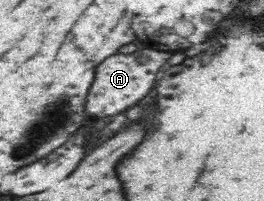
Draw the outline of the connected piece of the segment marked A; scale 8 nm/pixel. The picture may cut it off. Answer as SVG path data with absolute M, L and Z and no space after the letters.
M147 48L147 50L137 50L133 54L115 54L115 56L107 58L105 62L101 62L101 66L97 66L95 82L87 96L89 118L101 120L107 116L115 116L115 114L121 114L123 110L127 111L139 100L143 100L153 88L155 74L169 58L171 58L171 54L167 54L167 52L157 52L157 50Z

